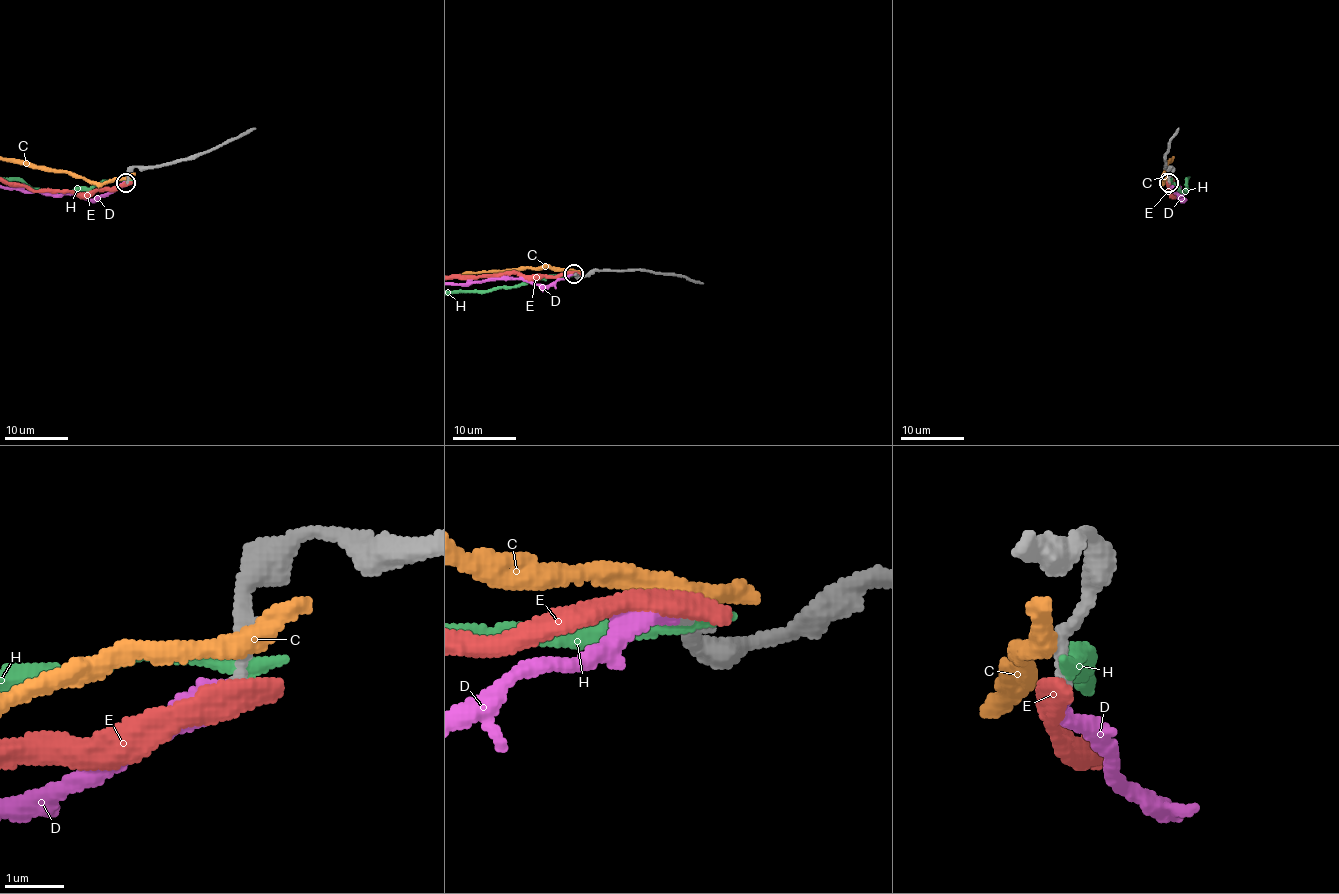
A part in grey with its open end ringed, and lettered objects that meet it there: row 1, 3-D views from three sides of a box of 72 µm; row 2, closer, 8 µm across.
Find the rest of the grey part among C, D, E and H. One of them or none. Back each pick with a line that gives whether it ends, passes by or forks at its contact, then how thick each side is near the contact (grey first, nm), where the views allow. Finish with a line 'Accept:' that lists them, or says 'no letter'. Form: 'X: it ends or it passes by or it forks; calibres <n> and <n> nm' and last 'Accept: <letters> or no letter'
D: it ends; calibres 240 and 360 nm
Accept: D

